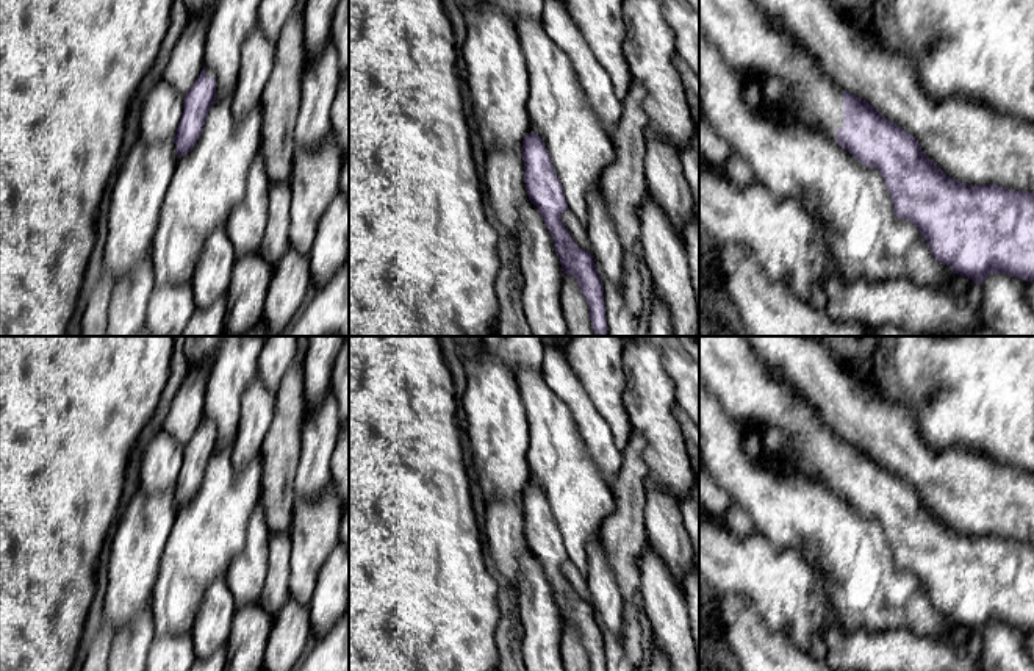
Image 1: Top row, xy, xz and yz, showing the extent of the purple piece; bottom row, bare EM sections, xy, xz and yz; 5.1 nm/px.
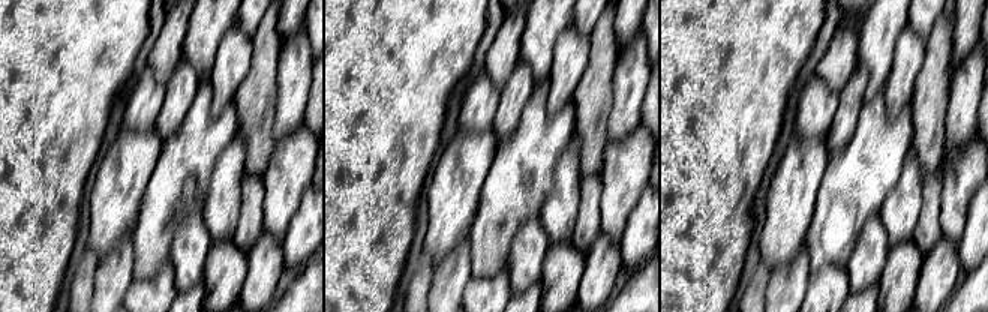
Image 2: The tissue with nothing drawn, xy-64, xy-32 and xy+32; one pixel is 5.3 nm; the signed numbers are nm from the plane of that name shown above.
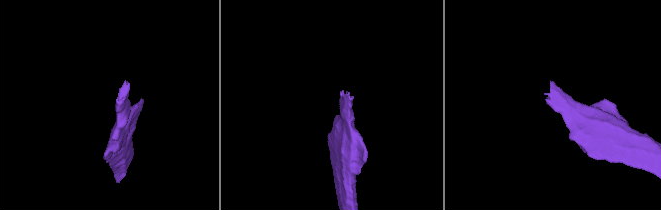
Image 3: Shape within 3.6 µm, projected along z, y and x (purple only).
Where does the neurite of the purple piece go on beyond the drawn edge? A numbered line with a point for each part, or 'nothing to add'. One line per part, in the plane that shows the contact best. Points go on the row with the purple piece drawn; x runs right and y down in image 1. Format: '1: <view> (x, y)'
1: yz (745, 38)

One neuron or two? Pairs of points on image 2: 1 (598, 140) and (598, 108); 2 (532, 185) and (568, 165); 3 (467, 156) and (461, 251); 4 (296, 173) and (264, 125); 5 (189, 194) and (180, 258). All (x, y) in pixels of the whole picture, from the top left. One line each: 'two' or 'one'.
1: one
2: two
3: two
4: two
5: one

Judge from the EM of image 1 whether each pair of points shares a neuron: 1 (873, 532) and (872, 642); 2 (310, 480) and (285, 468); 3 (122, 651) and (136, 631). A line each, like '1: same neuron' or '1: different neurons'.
1: different neurons
2: different neurons
3: same neuron

